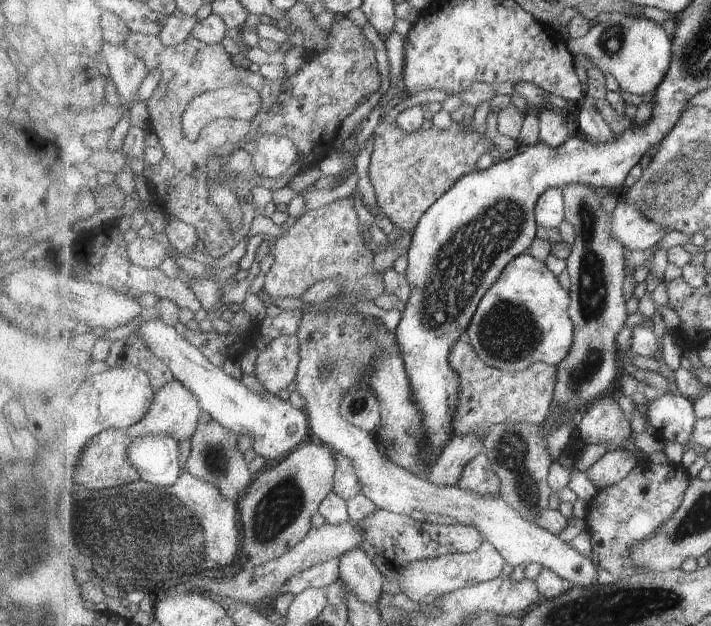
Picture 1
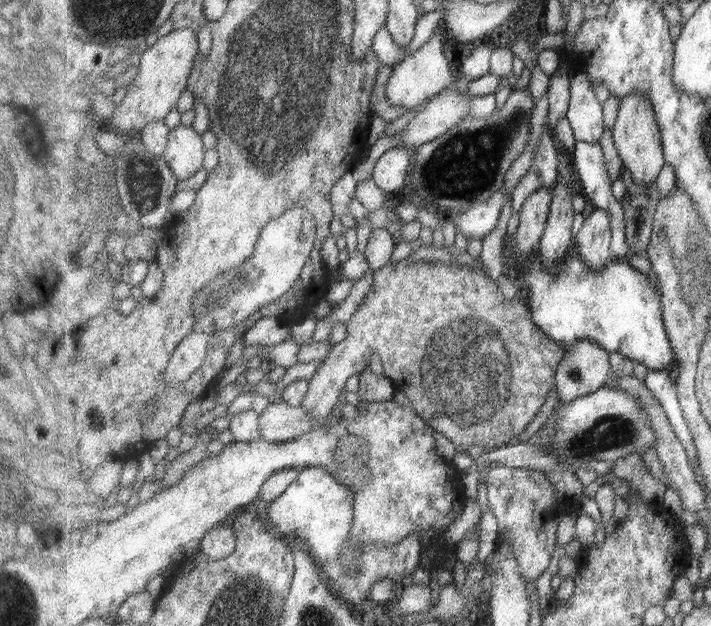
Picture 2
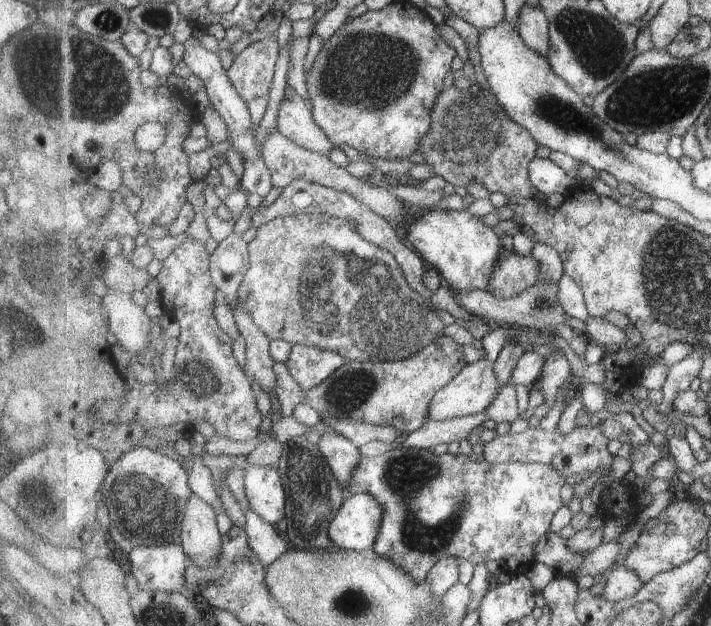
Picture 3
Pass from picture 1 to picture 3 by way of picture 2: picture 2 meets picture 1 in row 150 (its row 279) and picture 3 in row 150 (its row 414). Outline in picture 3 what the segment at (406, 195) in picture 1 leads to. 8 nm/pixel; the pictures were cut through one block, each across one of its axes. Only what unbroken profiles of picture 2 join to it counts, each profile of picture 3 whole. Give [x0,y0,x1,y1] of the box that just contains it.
[278,86,539,199]

